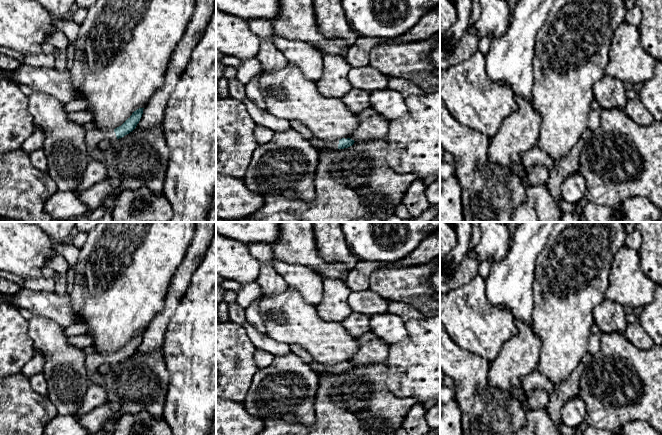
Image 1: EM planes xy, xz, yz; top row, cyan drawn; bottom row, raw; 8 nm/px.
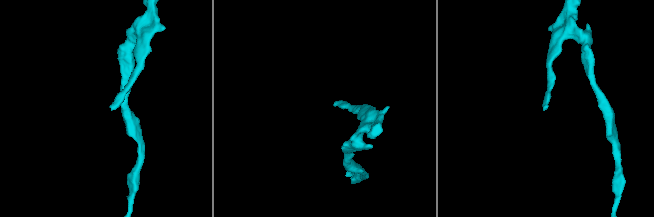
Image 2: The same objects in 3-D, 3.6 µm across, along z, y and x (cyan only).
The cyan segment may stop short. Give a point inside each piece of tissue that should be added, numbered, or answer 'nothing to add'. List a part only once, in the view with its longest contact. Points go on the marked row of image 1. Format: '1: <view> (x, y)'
1: xz (318, 143)

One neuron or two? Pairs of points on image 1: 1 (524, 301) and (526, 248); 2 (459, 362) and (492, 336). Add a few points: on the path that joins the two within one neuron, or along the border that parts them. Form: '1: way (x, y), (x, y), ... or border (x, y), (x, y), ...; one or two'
1: way (523, 288), (523, 261); one
2: border (451, 339), (459, 346), (476, 353), (490, 362); two

